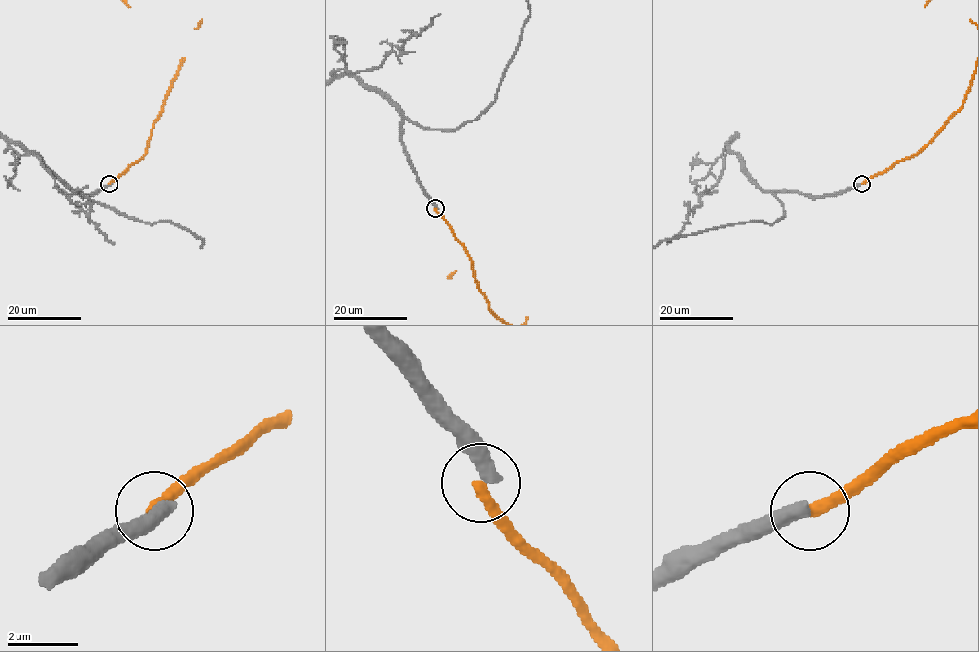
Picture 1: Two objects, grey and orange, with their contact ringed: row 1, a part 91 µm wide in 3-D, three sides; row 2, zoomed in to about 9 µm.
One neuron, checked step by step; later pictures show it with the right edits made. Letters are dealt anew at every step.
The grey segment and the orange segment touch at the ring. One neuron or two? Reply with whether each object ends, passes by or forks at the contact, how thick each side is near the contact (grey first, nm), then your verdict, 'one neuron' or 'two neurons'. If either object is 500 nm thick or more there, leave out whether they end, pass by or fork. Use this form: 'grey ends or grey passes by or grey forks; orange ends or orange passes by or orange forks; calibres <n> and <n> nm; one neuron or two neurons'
grey ends; orange ends; calibres 480 and 340 nm; two neurons

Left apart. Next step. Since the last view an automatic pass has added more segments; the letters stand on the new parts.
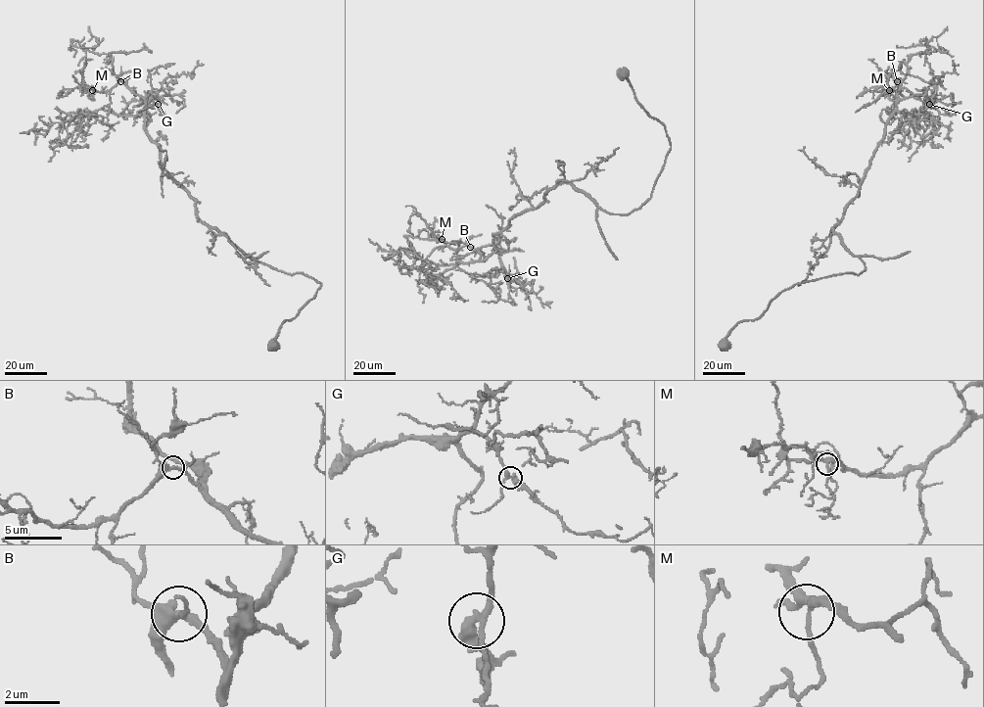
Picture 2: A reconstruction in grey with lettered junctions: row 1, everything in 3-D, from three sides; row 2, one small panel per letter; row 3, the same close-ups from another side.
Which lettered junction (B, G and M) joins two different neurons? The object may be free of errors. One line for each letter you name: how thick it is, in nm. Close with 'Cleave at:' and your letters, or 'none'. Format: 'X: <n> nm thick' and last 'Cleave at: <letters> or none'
B: 280 nm thick
Cleave at: B

